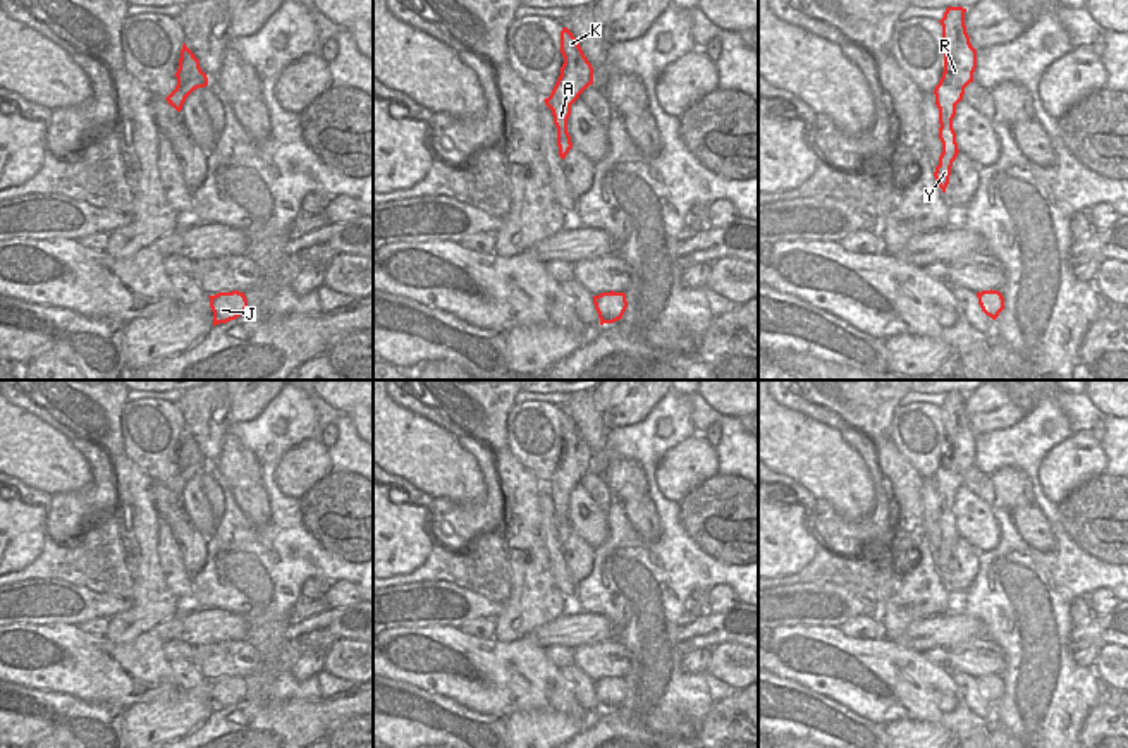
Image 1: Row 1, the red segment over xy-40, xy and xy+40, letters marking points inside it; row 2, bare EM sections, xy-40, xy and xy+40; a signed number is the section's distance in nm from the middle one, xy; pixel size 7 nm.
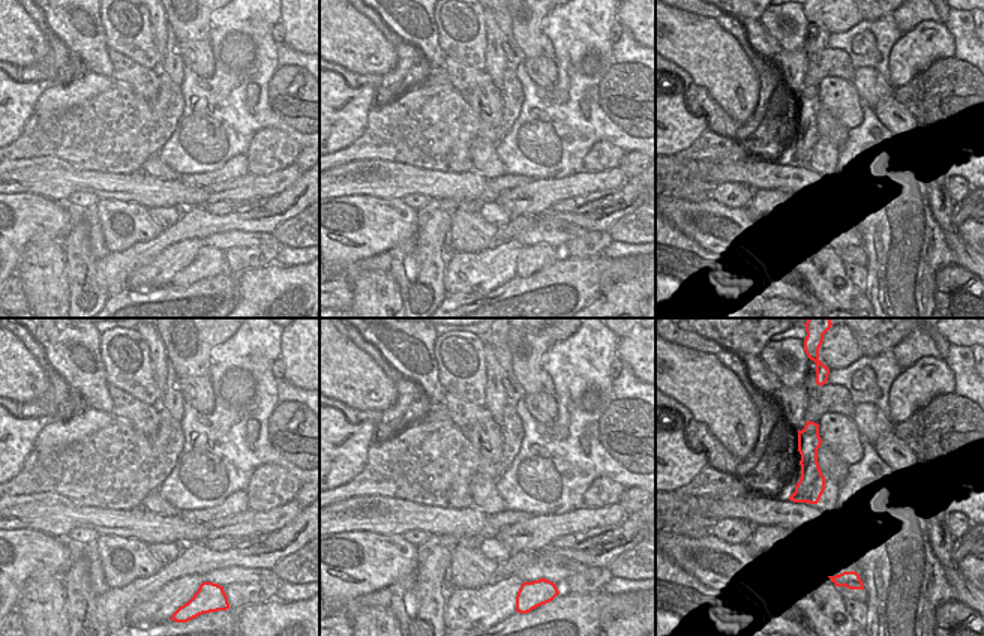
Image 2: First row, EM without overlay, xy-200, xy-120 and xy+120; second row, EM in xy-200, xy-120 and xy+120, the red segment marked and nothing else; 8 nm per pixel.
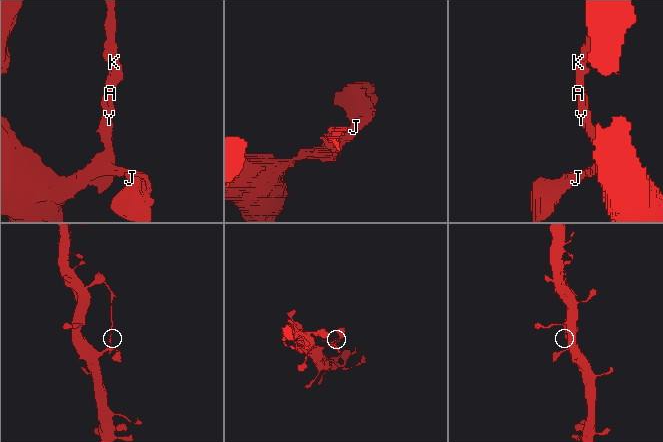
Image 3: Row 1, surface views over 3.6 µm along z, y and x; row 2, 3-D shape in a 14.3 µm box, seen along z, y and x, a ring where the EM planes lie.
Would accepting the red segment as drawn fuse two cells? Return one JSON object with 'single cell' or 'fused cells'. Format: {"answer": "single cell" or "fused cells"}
{"answer": "fused cells"}

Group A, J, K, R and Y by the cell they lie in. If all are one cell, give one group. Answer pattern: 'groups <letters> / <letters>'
groups A K R / J Y

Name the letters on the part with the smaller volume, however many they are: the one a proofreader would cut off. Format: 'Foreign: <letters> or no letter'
Foreign: A, K, R

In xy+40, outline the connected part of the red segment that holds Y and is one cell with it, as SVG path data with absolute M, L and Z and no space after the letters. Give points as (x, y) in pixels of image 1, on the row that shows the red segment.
M951 126L939 127L939 139L942 143L942 153L939 156L939 165L935 167L934 177L942 193L946 193L946 187L949 184L951 167L959 150L956 143L956 132Z

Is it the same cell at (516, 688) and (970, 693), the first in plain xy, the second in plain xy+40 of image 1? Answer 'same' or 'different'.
different

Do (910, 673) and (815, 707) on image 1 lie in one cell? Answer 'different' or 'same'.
different

